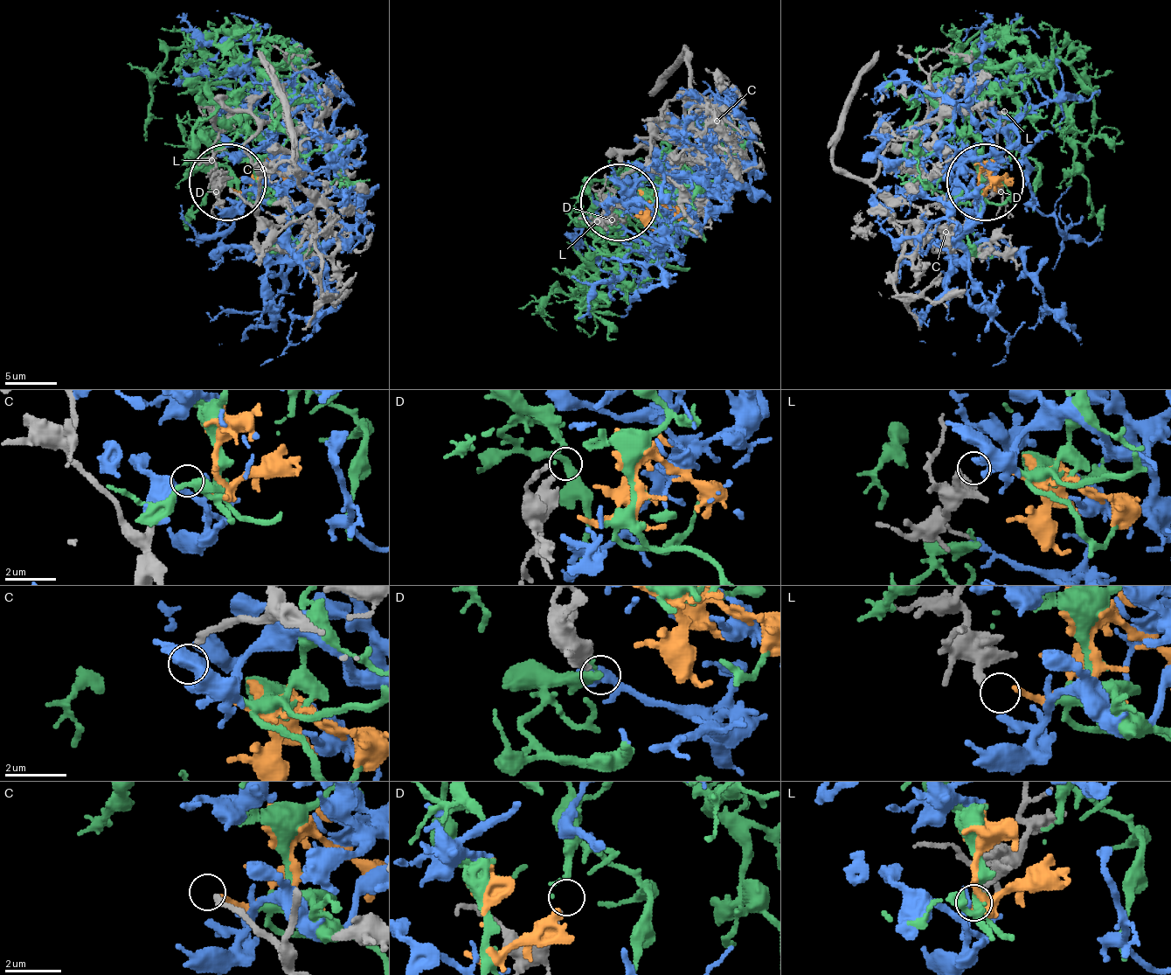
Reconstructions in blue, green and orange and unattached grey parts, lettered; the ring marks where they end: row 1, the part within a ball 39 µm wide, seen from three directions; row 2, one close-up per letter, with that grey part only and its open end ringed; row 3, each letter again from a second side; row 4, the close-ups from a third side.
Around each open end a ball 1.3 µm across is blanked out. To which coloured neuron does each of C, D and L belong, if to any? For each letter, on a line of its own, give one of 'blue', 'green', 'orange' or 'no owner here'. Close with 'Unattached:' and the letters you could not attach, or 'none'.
C: orange
D: green
L: no owner here
Unattached: L

